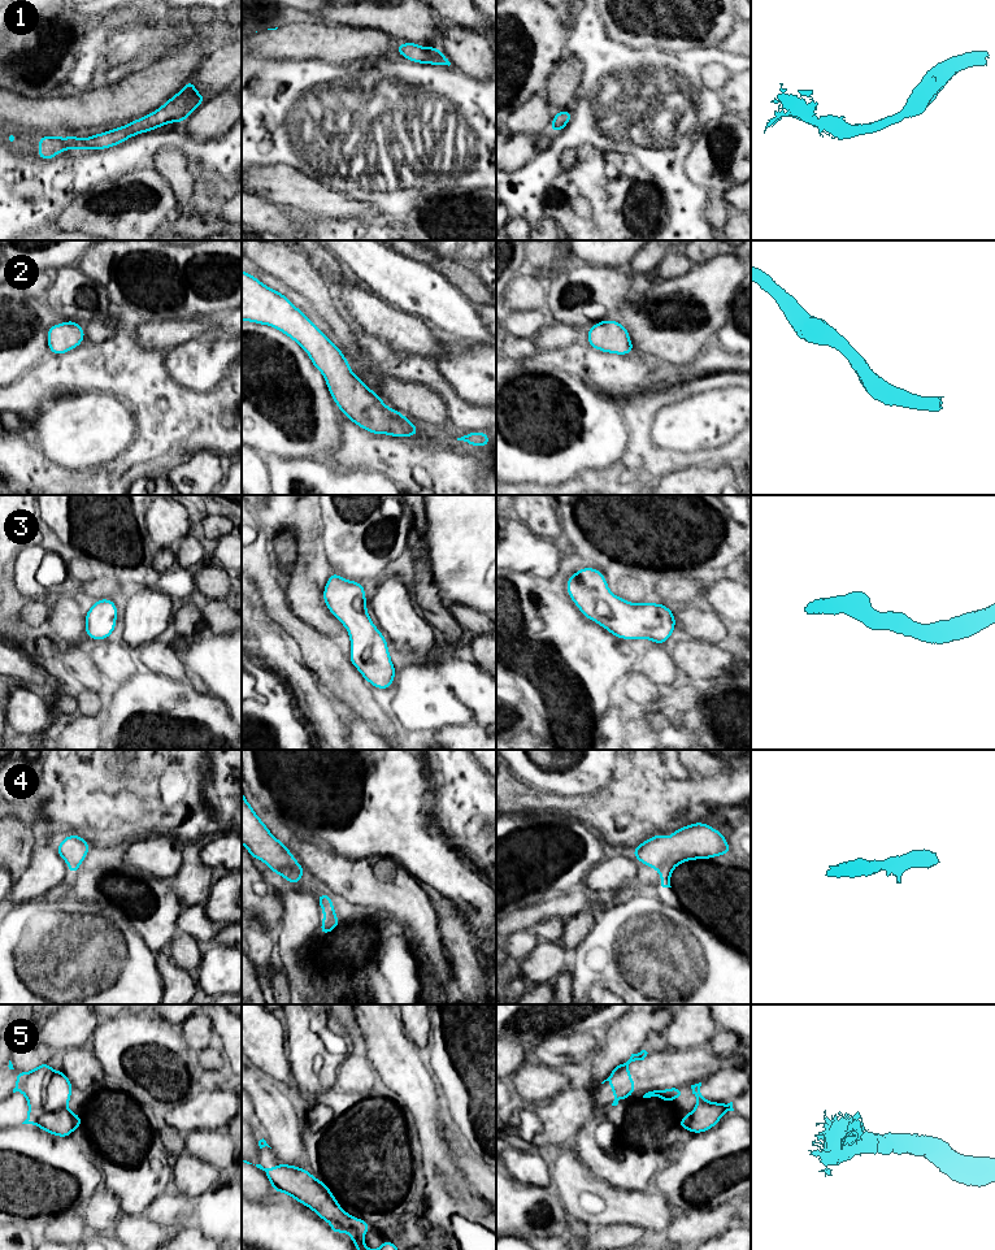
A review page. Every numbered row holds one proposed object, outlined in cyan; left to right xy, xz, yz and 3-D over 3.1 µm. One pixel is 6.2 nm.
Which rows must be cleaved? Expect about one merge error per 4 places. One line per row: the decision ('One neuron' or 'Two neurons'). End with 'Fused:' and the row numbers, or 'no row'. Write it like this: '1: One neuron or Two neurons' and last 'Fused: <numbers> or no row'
1: One neuron
2: One neuron
3: One neuron
4: One neuron
5: One neuron
Fused: no row

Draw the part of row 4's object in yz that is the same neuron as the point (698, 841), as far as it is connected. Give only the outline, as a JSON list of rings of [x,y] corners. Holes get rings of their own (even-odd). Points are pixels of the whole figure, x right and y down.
[[[695,823],[674,830],[669,838],[657,834],[644,841],[631,854],[661,874],[662,887],[672,887],[670,874],[679,863],[730,855],[730,848],[718,830],[704,823]]]

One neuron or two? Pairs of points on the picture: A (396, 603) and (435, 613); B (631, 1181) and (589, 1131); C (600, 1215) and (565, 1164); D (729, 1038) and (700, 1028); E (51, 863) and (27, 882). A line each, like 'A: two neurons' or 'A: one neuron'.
A: two neurons
B: one neuron
C: one neuron
D: two neurons
E: one neuron

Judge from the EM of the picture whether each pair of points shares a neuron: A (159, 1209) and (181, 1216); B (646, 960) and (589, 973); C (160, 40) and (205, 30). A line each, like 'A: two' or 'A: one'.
A: one
B: one
C: one

